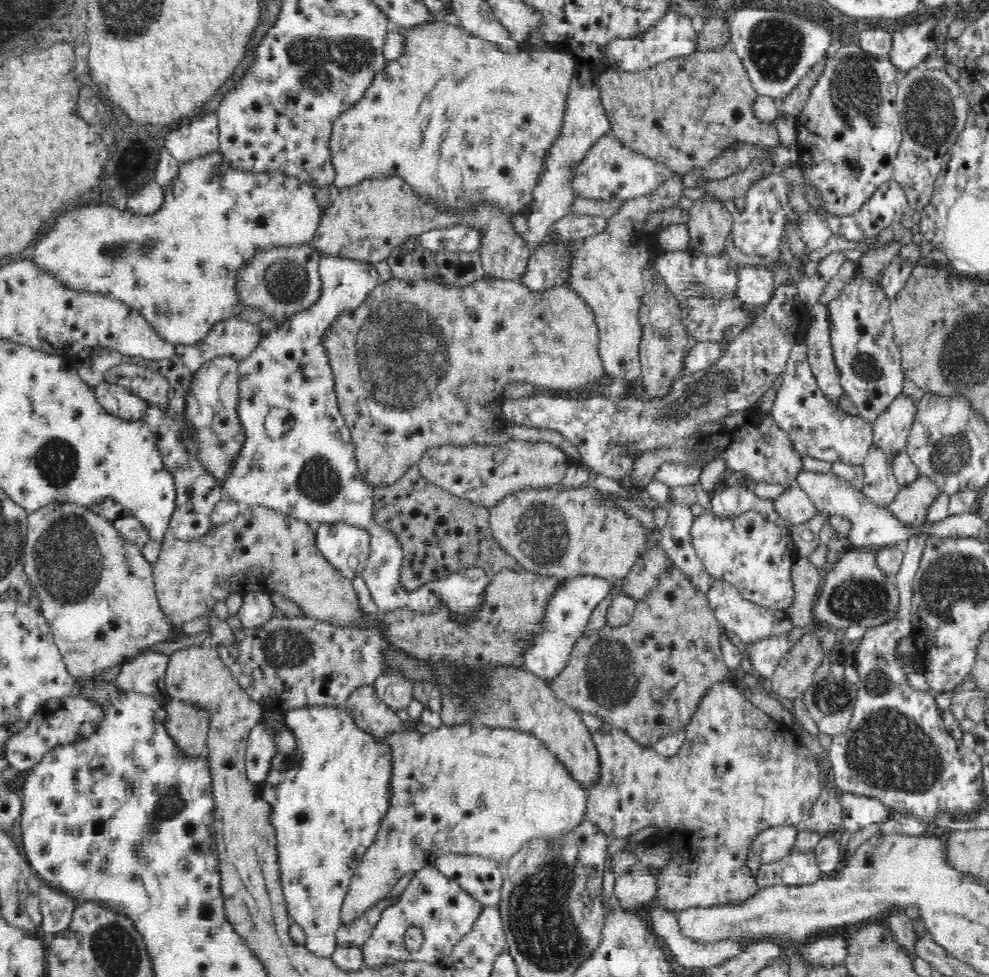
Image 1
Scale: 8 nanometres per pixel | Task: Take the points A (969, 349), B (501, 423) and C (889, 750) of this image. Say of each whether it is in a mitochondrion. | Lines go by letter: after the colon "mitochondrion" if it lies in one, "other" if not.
A: mitochondrion
B: other
C: mitochondrion

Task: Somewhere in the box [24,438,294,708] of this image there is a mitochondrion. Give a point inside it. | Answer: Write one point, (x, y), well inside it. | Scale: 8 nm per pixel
(67, 559)

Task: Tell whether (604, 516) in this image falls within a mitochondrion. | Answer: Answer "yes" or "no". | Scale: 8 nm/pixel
no

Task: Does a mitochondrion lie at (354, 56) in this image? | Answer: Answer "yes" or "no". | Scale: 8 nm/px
yes

